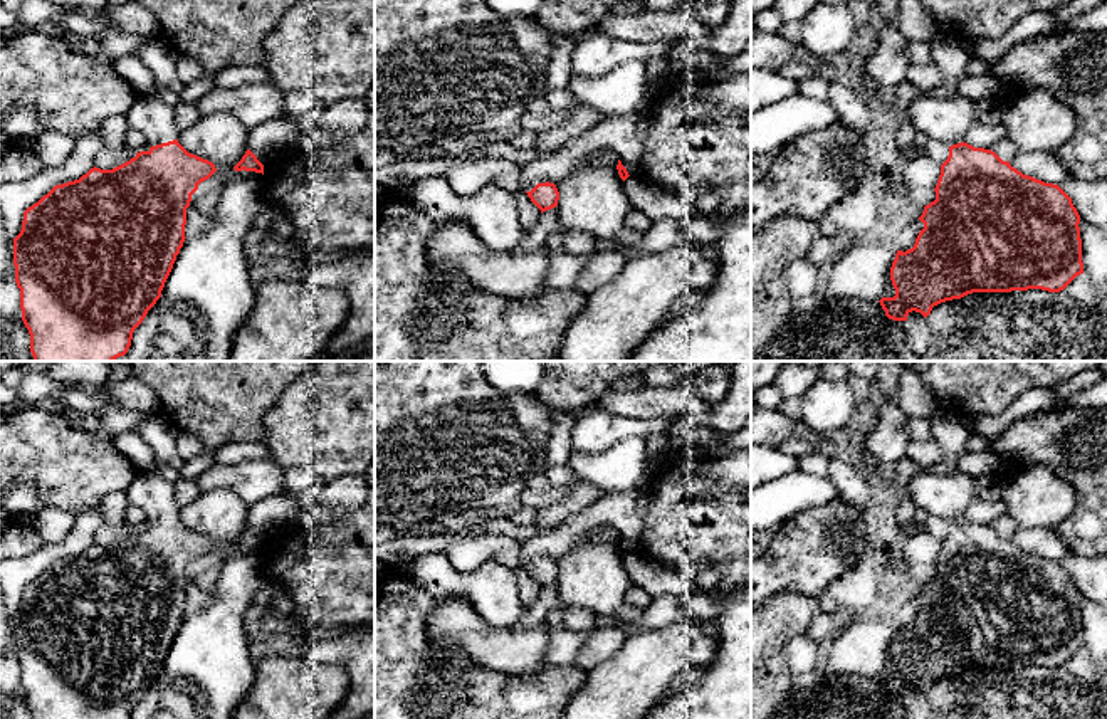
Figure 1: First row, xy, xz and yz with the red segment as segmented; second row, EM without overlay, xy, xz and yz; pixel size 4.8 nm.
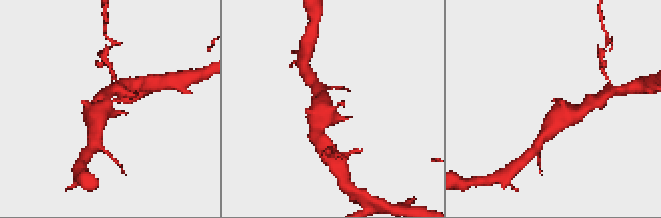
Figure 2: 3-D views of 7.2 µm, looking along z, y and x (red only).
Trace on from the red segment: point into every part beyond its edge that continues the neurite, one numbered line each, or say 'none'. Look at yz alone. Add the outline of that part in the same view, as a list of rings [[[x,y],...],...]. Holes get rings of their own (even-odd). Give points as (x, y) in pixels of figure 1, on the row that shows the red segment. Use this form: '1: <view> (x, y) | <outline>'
1: yz (946, 120) | [[[922,94],[909,104],[909,116],[916,131],[952,146],[963,143],[974,124],[974,102],[961,94],[951,99]]]

